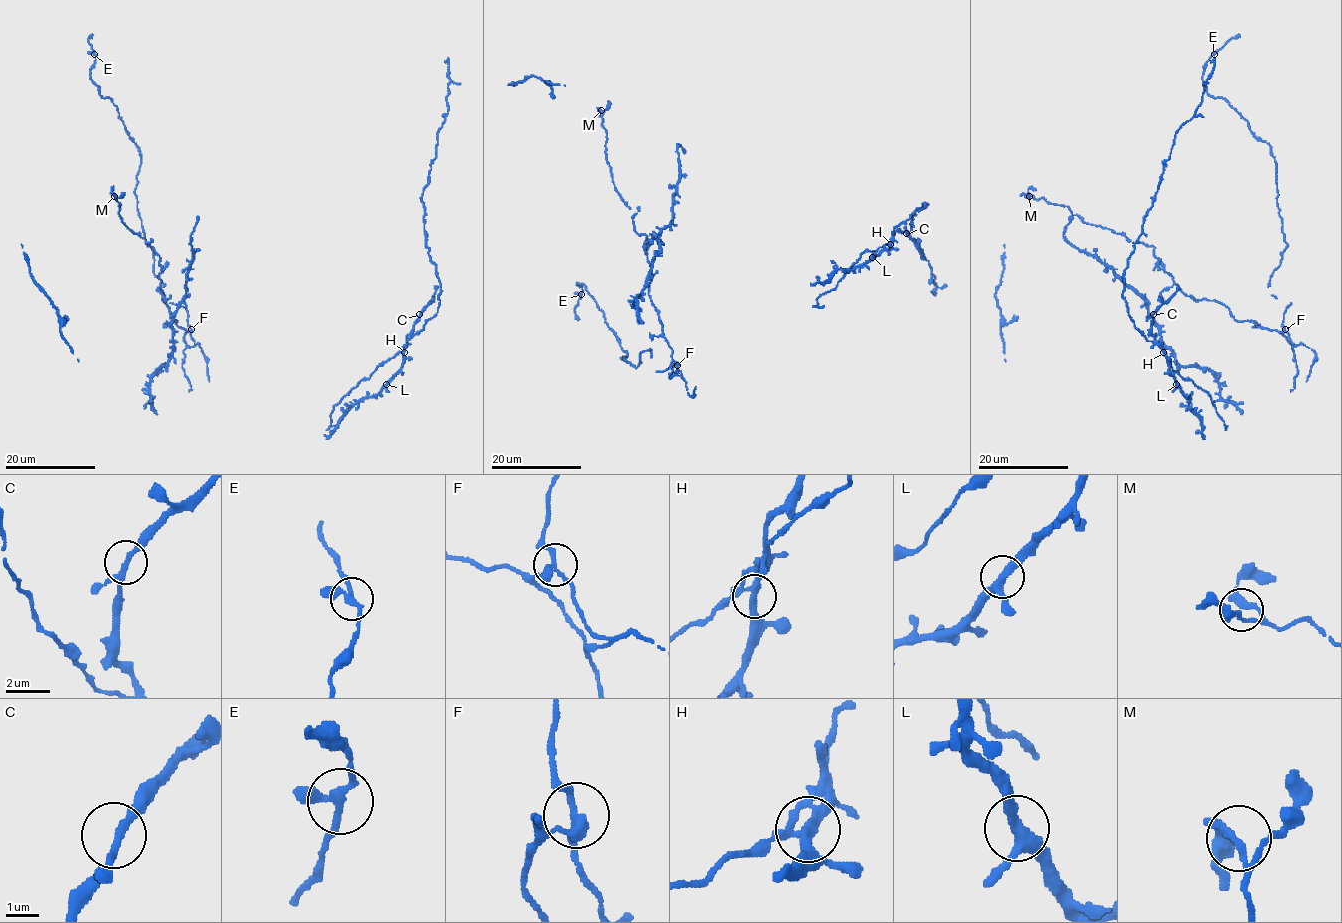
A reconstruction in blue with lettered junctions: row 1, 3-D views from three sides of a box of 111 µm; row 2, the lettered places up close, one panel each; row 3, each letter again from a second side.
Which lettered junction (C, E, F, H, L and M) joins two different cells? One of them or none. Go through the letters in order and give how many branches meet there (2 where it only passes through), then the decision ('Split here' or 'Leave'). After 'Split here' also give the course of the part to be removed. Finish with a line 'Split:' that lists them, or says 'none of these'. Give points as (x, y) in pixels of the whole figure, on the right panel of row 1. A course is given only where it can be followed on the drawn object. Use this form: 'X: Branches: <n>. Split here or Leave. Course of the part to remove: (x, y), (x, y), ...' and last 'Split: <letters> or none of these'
C: Branches: 3. Leave
E: Branches: 3. Leave
F: Branches: 3. Leave
H: Branches: 3. Leave
L: Branches: 3. Leave
M: Branches: 3. Leave
Split: none of these

